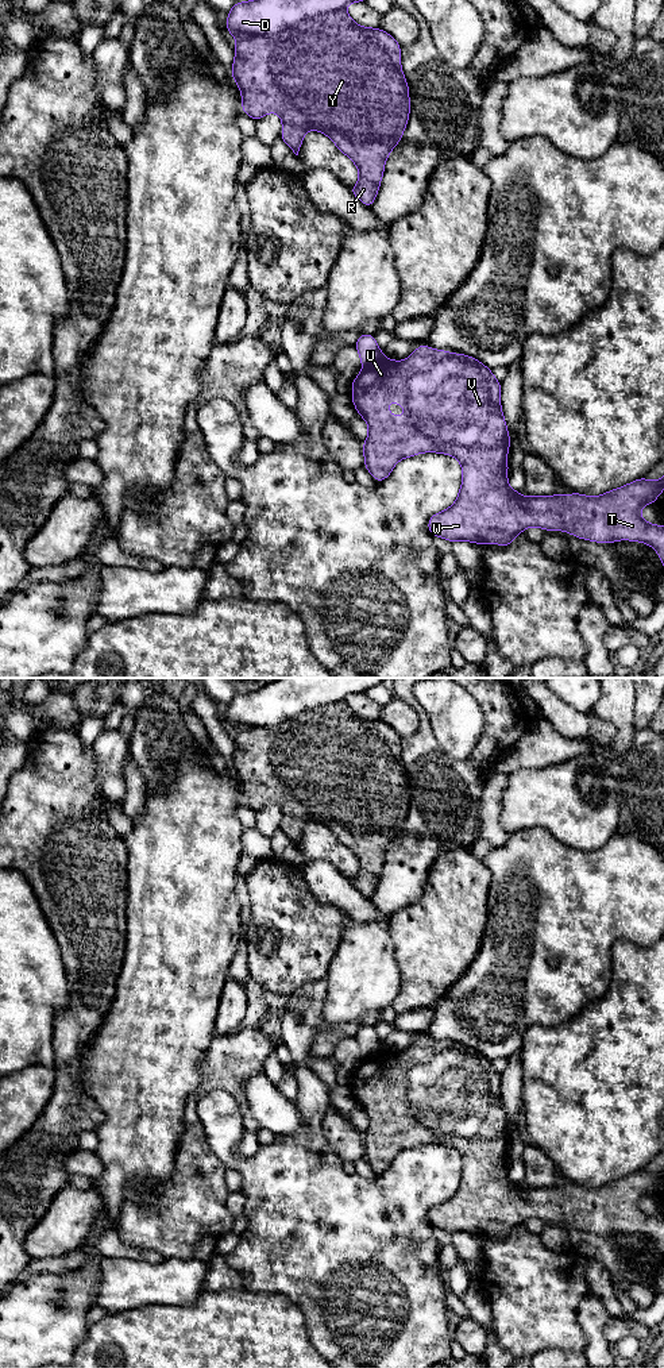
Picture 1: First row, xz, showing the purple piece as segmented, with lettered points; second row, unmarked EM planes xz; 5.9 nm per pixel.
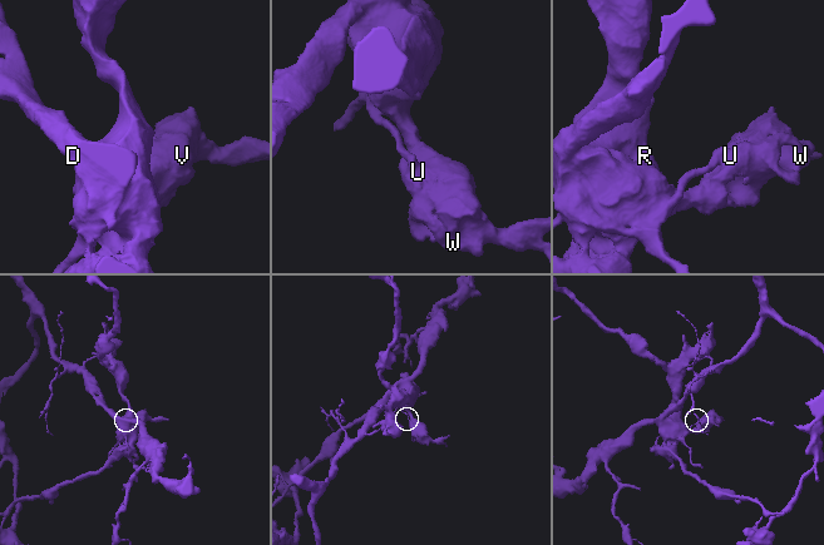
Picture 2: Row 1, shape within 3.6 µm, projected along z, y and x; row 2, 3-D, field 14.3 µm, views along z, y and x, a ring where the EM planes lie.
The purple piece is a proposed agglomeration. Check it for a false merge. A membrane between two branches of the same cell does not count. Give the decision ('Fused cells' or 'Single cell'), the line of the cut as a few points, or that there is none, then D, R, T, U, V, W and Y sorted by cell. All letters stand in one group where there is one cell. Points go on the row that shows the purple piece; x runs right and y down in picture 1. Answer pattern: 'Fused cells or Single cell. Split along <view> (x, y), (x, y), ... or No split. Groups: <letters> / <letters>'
Fused cells. Split along xz (343, 8), (307, 18), (277, 34), (251, 34), (239, 38). Groups: D / R T U V W Y

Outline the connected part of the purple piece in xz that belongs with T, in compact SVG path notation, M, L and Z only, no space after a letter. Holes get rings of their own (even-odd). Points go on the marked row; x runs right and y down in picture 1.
M420 344L404 362L383 358L363 366L359 375L352 379L351 397L358 415L368 424L368 436L362 444L364 467L377 482L385 481L397 462L421 452L447 454L460 462L463 481L455 504L428 520L428 529L433 536L448 542L497 543L506 548L528 527L540 527L545 531L565 531L583 540L597 543L641 542L649 544L659 554L664 566L664 525L649 524L640 516L640 509L655 504L664 490L664 477L657 481L648 481L642 477L598 497L579 493L524 497L509 486L507 451L511 440L501 408L501 382L493 375L491 369L478 359ZM390 396L395 405L404 406L408 416L389 415Z

